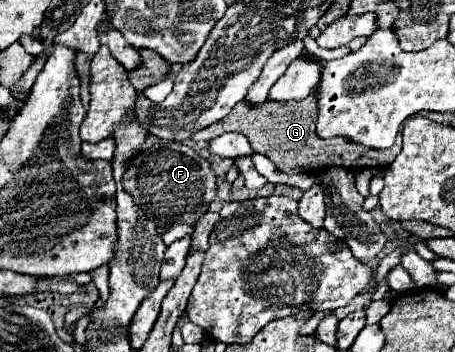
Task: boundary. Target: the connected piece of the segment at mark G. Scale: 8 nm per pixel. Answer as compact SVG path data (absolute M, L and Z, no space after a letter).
M312 93L304 101L266 101L262 107L250 107L248 103L240 101L224 121L218 121L216 125L210 125L208 129L202 129L200 133L194 133L194 141L212 141L218 135L226 131L240 131L248 137L252 149L256 153L266 155L278 171L284 173L316 173L324 171L328 167L346 167L346 169L374 169L374 167L390 167L396 155L402 149L400 137L396 139L396 145L392 149L364 149L362 145L352 145L352 141L344 141L334 137L332 141L324 141L316 135L316 97Z

